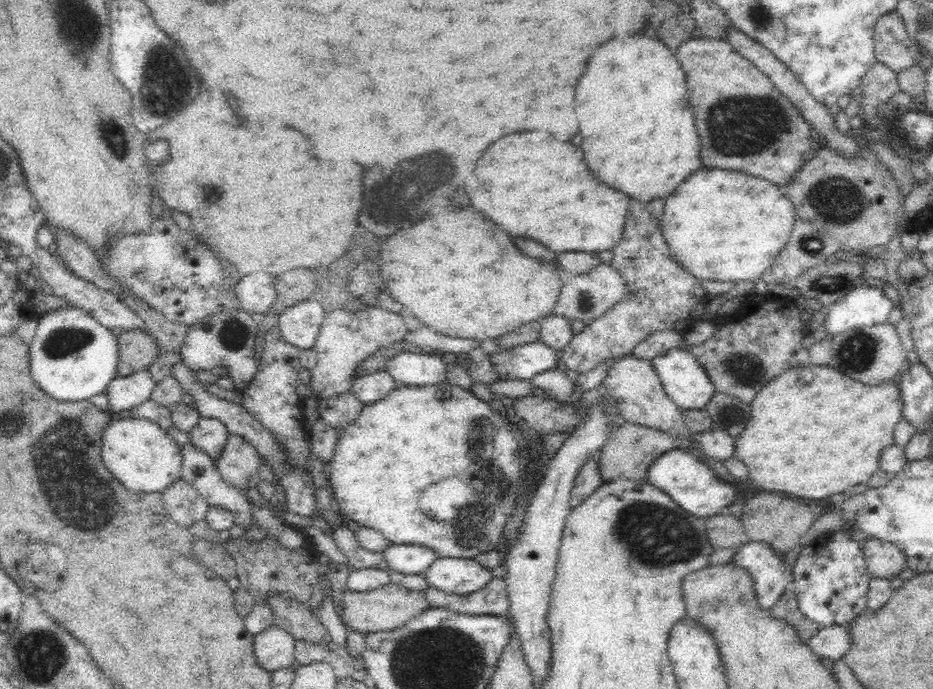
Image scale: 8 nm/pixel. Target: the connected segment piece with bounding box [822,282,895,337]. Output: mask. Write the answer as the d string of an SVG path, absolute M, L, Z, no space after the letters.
M862 282L828 308L822 325L828 335L835 337L841 332L886 323L895 304L884 295L881 288Z

